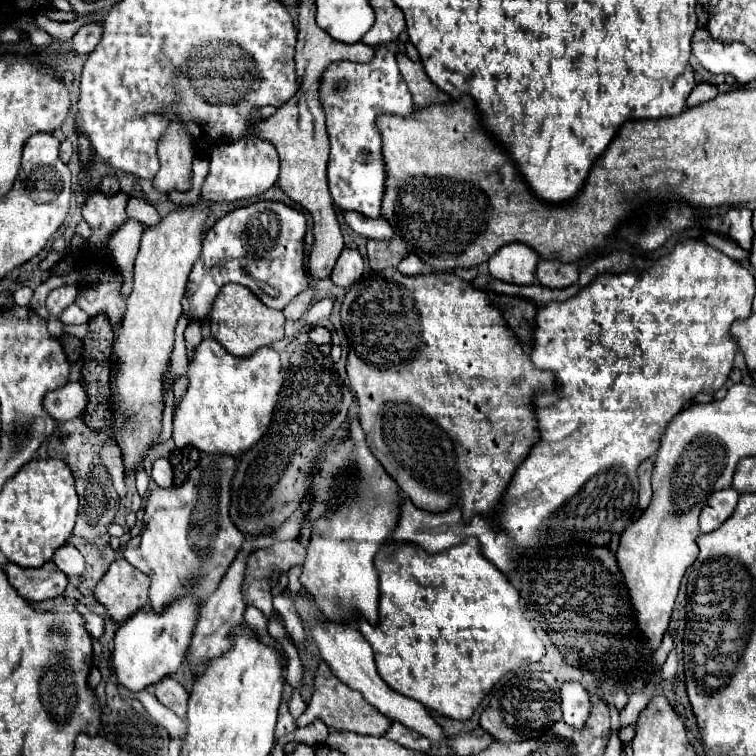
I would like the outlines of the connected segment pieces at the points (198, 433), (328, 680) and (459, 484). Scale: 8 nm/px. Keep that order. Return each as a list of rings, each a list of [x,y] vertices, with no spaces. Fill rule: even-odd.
[[[203,338],[187,364],[189,386],[173,414],[173,440],[177,448],[195,446],[207,454],[239,456],[267,430],[283,384],[279,354],[263,346],[251,358],[235,358],[215,338]]]
[[[323,660],[319,662],[319,668],[315,672],[315,692],[309,700],[307,710],[297,718],[297,726],[307,726],[307,724],[313,724],[315,720],[321,720],[329,728],[335,728],[335,730],[369,734],[369,736],[383,736],[391,724],[391,720],[387,716],[383,716],[377,708],[373,708],[369,702],[365,702],[365,698],[359,692],[351,690],[347,684],[337,680],[333,676],[329,664]]]
[[[385,268],[385,270],[373,270],[363,274],[361,280],[357,280],[349,292],[345,294],[343,306],[341,306],[341,322],[347,334],[349,342],[349,360],[347,360],[347,374],[351,380],[351,388],[359,402],[359,420],[367,434],[367,444],[375,458],[383,464],[383,468],[389,472],[389,476],[399,484],[399,488],[405,492],[409,500],[421,510],[439,514],[447,512],[451,508],[467,508],[471,504],[471,514],[479,514],[483,518],[493,518],[493,510],[499,508],[501,494],[505,492],[507,484],[511,482],[515,470],[519,464],[529,456],[535,442],[539,442],[539,428],[537,428],[537,416],[535,416],[535,398],[543,392],[551,394],[555,392],[555,376],[547,370],[537,370],[531,364],[531,358],[527,350],[521,346],[521,342],[511,336],[503,322],[501,312],[489,304],[487,294],[483,290],[473,288],[469,282],[453,276],[453,274],[419,274],[419,276],[403,276],[397,268]],[[469,484],[471,492],[465,494],[463,486]]]

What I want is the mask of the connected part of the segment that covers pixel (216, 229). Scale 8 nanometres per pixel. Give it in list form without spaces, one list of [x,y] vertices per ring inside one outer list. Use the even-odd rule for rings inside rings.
[[[255,202],[235,208],[233,212],[219,218],[207,230],[201,256],[193,264],[193,270],[189,274],[189,284],[183,298],[183,312],[187,314],[187,318],[207,318],[217,292],[229,282],[251,288],[251,292],[255,292],[255,296],[265,306],[283,310],[297,294],[307,290],[311,284],[311,276],[307,272],[305,230],[307,216],[283,202]],[[243,268],[249,272],[249,276],[243,274]],[[259,282],[273,286],[279,294],[265,294],[259,288]]]

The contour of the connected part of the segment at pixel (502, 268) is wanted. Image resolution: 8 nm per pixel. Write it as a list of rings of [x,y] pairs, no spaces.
[[[507,244],[489,260],[489,274],[511,284],[533,284],[539,258],[527,244]]]

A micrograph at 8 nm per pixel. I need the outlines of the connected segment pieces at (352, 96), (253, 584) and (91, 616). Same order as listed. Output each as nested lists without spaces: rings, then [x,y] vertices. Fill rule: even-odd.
[[[379,46],[371,64],[355,64],[347,60],[329,64],[321,78],[321,102],[331,140],[327,178],[333,202],[341,210],[357,210],[363,216],[379,218],[387,168],[383,164],[377,118],[381,114],[397,114],[407,118],[417,112],[413,96],[401,78],[395,54],[389,48]]]
[[[299,538],[289,542],[279,542],[277,548],[255,550],[249,556],[245,582],[243,582],[245,602],[259,608],[269,618],[273,614],[271,592],[269,592],[271,572],[273,570],[287,572],[291,566],[303,564],[303,560],[305,560],[305,546]]]
[[[79,606],[77,610],[85,616],[85,620],[87,620],[87,630],[89,630],[91,637],[101,638],[101,634],[104,633],[103,618],[101,618],[99,614],[95,614],[95,612],[89,612],[89,608],[83,608],[83,606]]]

